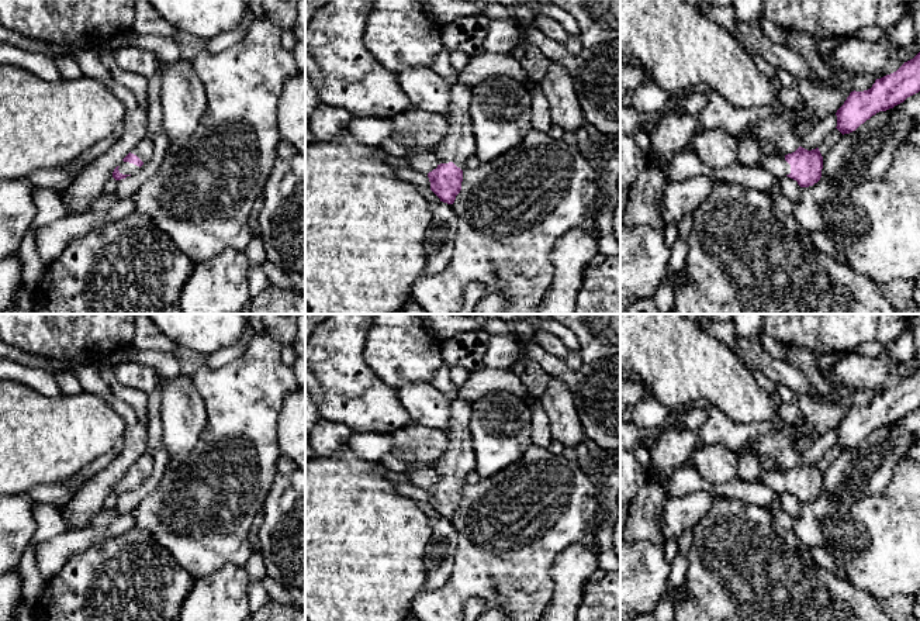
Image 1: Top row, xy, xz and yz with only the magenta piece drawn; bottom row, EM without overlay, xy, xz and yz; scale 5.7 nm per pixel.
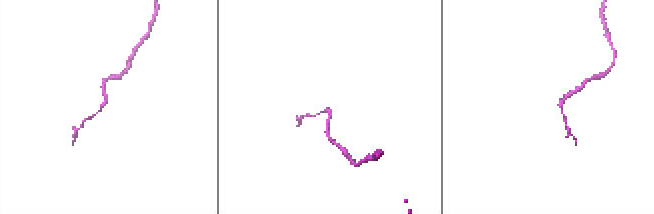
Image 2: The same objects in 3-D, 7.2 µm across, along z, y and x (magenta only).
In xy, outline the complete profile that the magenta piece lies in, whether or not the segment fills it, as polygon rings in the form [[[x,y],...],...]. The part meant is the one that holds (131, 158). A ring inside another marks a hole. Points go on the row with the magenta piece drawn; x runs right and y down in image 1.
[[[143,138],[114,169],[113,177],[115,180],[125,179],[134,175],[143,163],[153,156],[152,139]]]

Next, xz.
[[[463,83],[452,84],[449,132],[436,145],[437,168],[428,173],[430,190],[447,204],[453,204],[460,193],[466,161],[475,153],[470,90],[471,87]]]

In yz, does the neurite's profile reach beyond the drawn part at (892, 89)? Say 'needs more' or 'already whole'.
already whole

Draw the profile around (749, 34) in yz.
[[[739,21],[733,37],[748,54],[762,56],[775,69],[784,69],[798,80],[812,79],[817,83],[822,82],[800,54],[786,45],[772,42],[757,23]]]

